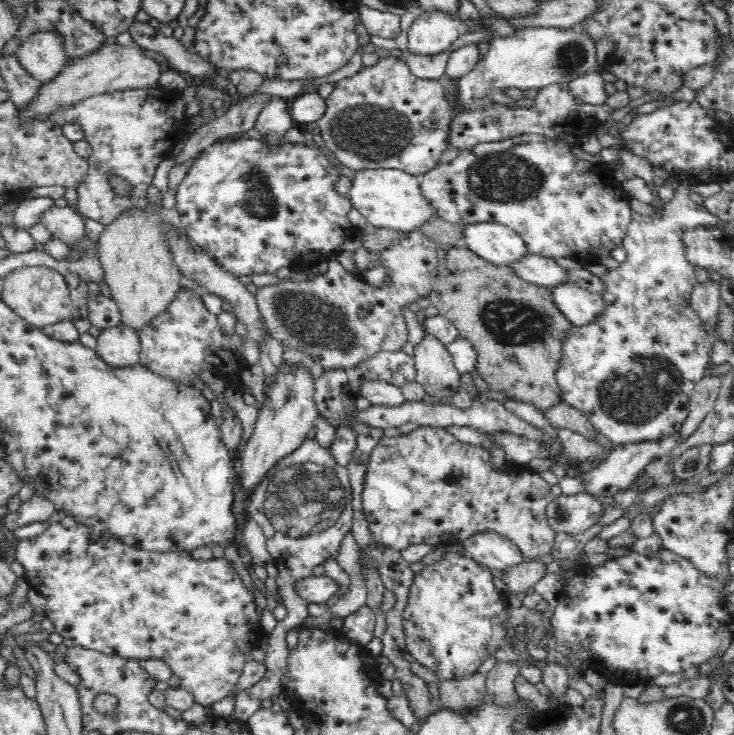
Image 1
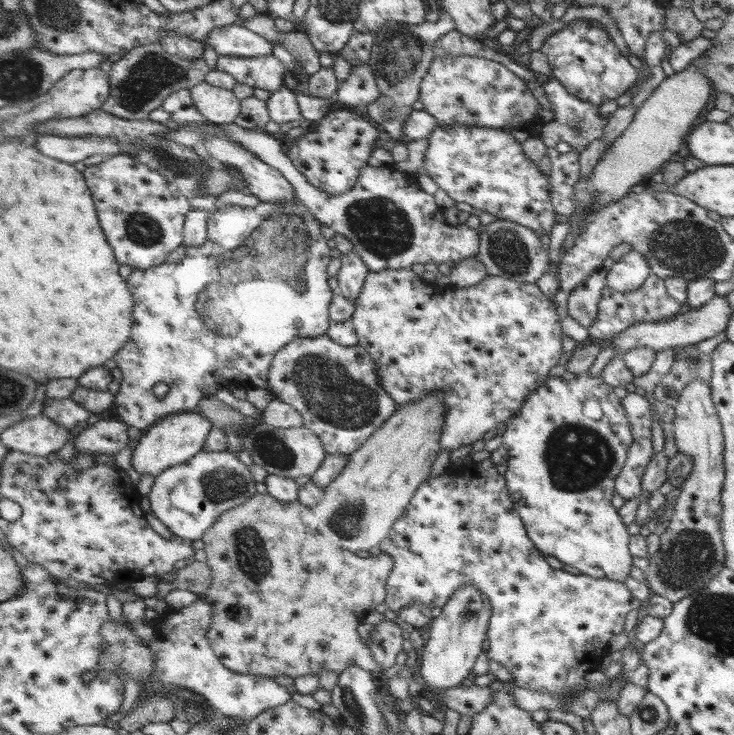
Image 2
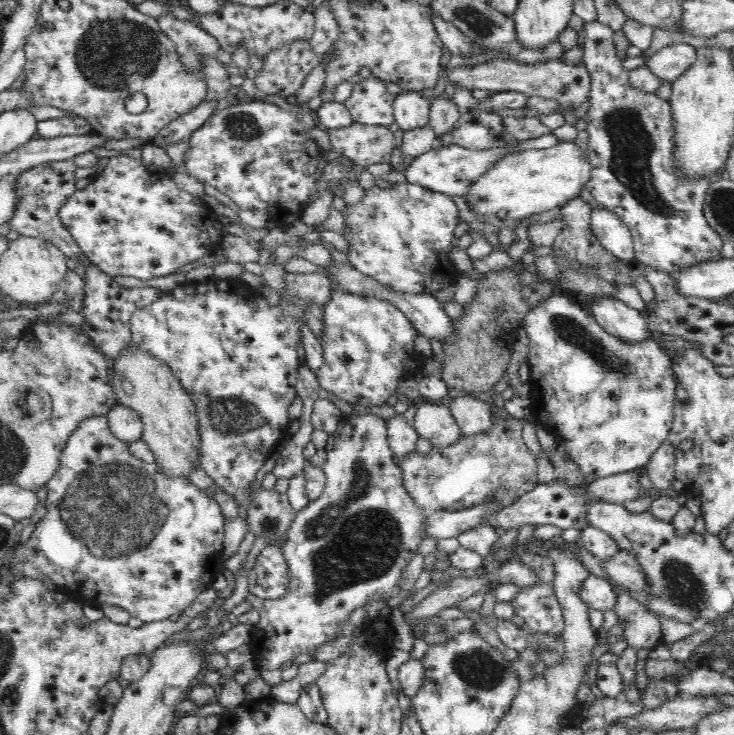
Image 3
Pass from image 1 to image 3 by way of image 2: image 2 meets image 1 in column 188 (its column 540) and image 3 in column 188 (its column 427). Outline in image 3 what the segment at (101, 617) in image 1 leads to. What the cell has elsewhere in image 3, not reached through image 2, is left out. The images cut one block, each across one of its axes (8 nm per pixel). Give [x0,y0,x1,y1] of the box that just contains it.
[4,416,226,622]

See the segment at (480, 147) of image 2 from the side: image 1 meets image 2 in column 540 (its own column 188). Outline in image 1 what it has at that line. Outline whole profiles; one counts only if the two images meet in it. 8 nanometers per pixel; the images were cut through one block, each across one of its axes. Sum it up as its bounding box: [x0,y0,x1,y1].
[176,138,362,276]

